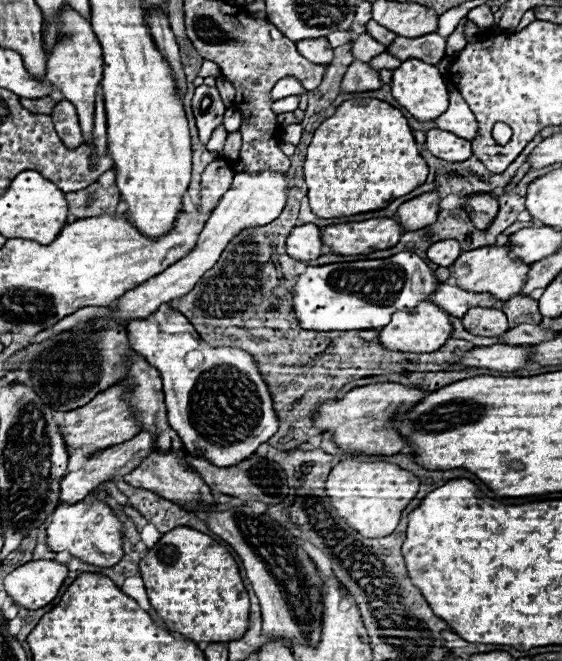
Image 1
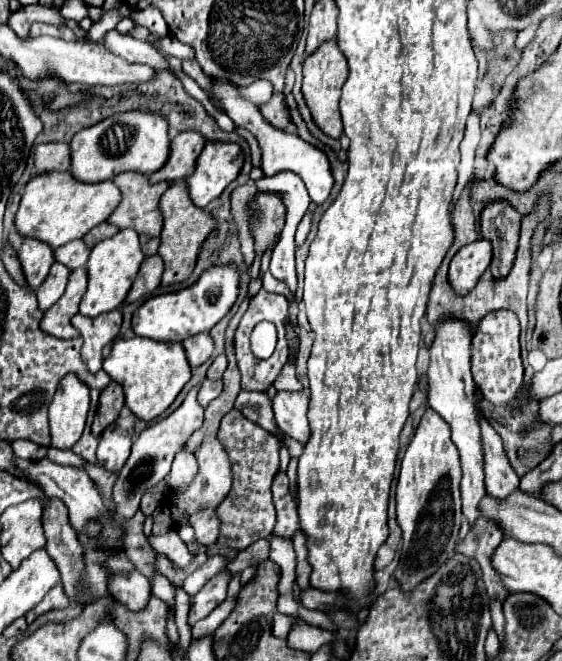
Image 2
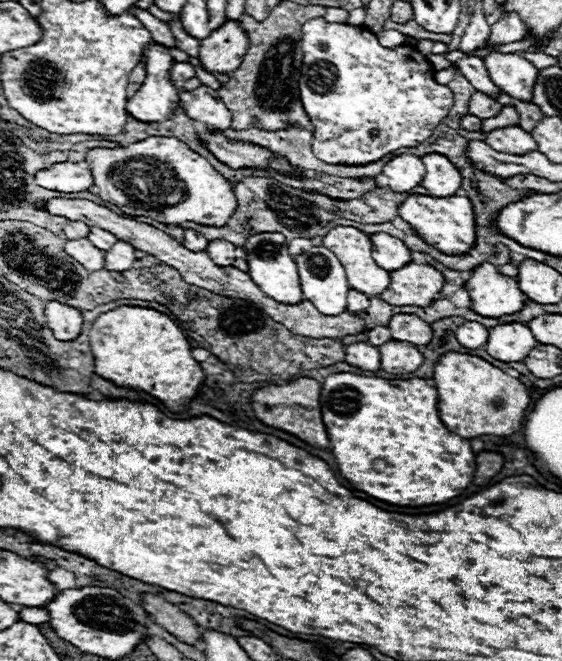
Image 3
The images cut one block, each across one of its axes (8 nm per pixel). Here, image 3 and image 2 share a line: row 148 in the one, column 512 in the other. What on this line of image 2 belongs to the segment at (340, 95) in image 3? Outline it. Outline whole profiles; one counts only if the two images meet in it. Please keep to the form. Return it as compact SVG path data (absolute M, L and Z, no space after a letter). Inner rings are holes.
M492 312L480 320L480 326L472 338L472 376L476 386L480 386L480 392L484 398L488 398L492 404L504 404L512 398L516 398L520 386L522 386L522 360L520 360L520 324L516 320L514 312Z

